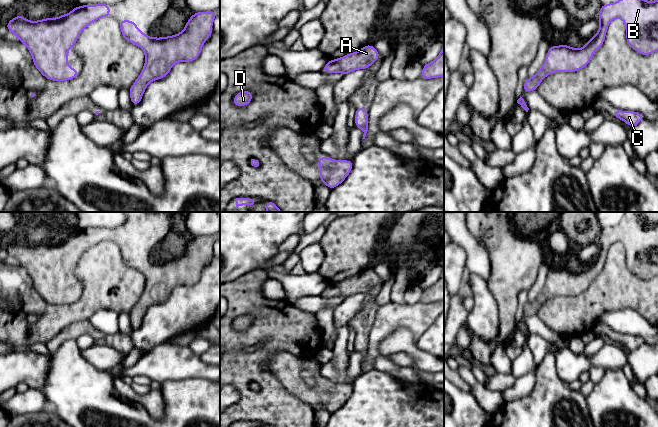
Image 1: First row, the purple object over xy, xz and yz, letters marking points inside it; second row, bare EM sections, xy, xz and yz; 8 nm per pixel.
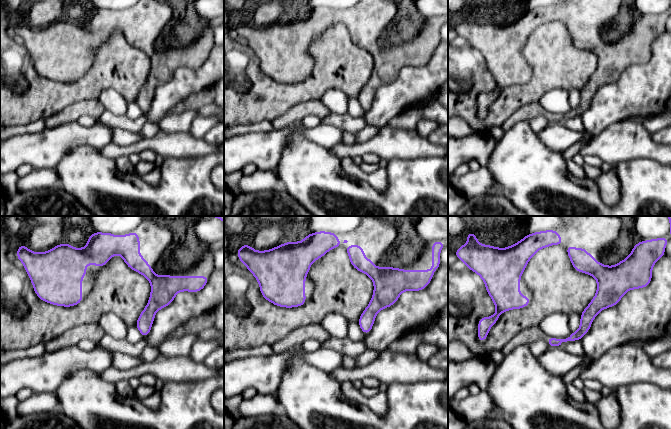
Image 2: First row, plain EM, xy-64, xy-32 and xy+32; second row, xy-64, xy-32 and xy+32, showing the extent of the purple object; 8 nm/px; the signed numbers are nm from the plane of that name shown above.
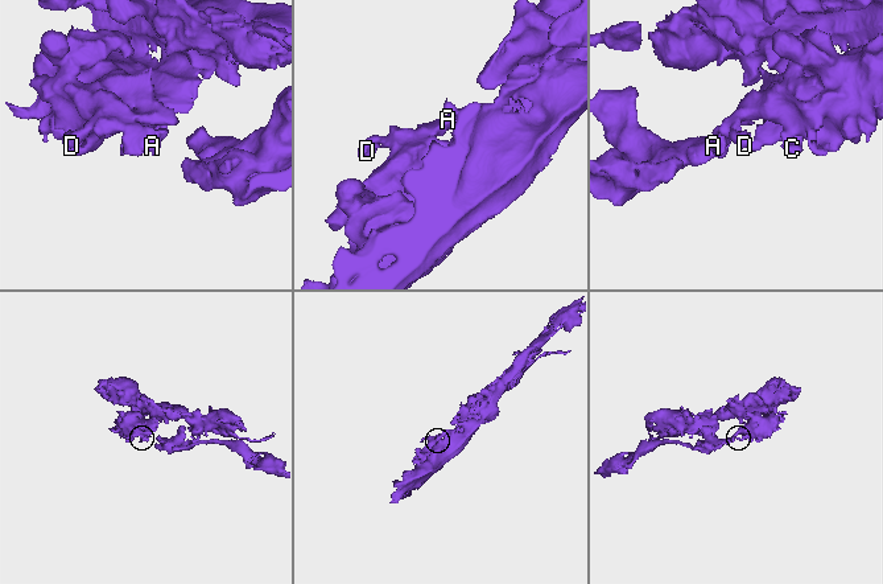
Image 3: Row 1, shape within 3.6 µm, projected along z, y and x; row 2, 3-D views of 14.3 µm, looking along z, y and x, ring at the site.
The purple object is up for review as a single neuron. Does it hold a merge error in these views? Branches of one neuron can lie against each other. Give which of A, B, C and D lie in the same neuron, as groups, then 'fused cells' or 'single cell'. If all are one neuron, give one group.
A B C D; single cell

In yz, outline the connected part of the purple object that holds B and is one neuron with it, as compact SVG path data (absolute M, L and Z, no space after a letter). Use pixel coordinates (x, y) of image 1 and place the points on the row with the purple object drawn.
M618 0L601 6L598 14L600 27L598 32L587 41L580 49L573 49L568 44L564 46L551 46L543 66L531 78L527 78L523 85L523 92L536 91L542 80L554 72L574 72L586 67L593 58L593 51L601 49L609 23L621 18L626 27L626 41L629 46L641 55L651 55L658 51L658 0L647 2L646 0Z

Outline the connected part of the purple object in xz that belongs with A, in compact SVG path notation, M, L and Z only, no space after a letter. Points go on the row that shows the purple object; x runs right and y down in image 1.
M365 45L357 52L349 53L338 59L329 60L322 68L322 72L340 72L344 76L357 69L368 69L380 58L379 52L373 45Z

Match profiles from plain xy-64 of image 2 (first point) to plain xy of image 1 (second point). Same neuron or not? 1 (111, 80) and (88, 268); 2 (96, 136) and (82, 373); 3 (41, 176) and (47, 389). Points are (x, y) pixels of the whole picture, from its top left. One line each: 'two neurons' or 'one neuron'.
1: one neuron
2: two neurons
3: two neurons

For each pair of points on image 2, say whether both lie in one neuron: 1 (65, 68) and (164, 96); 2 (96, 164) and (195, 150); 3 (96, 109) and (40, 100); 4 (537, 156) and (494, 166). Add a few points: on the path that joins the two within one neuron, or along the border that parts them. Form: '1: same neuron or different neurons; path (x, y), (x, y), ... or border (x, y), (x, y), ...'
1: different neurons; border (172, 78), (156, 88), (150, 108), (144, 114)
2: different neurons; border (99, 149), (103, 155), (114, 159)
3: different neurons; border (92, 99), (69, 104), (49, 117)
4: same neuron; path (526, 165), (505, 165)

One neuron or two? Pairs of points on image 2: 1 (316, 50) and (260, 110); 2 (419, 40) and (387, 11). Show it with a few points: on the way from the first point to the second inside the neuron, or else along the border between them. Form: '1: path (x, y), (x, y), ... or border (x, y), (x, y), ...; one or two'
1: path (319, 71), (319, 75), (303, 91), (281, 97); one
2: path (402, 49), (388, 49), (381, 42), (381, 28); one

